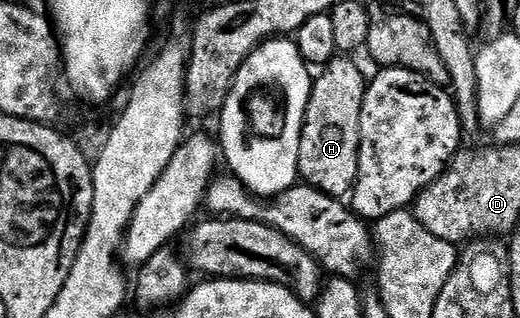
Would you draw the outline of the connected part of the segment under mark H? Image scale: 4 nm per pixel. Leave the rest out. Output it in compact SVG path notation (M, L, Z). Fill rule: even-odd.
M335 58L317 73L300 138L299 177L316 190L335 198L353 193L362 154L362 107L368 87L365 76L350 58Z

